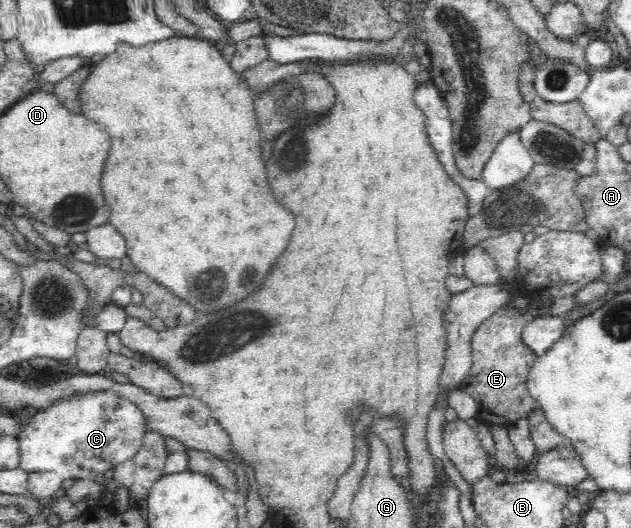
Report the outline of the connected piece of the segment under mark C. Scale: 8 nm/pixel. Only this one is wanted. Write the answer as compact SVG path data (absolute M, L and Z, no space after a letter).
M85 392L73 394L73 398L65 398L55 402L53 406L47 406L47 410L39 409L36 412L29 412L23 419L24 425L18 435L19 442L19 469L25 473L55 473L64 479L85 479L103 482L105 472L114 472L113 468L132 459L140 450L141 443L144 443L145 435L149 429L145 426L145 417L139 408L125 400L115 392Z

